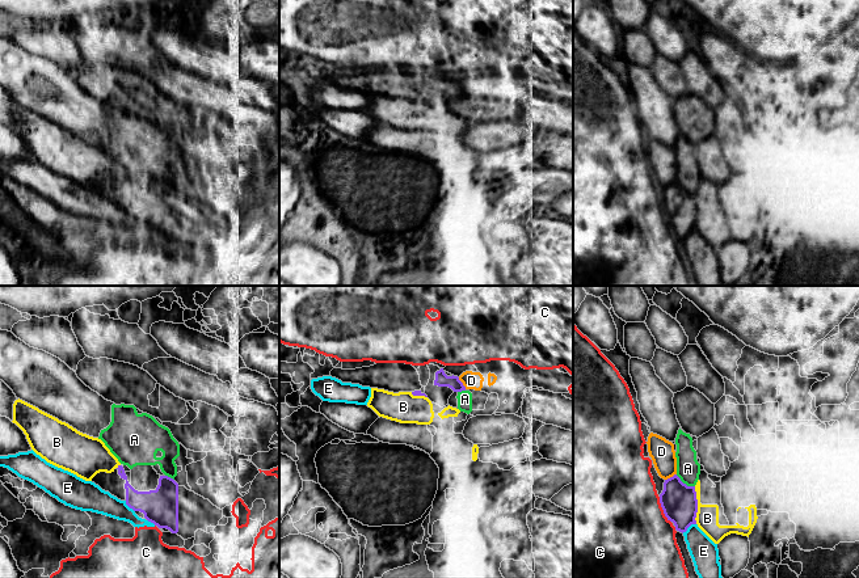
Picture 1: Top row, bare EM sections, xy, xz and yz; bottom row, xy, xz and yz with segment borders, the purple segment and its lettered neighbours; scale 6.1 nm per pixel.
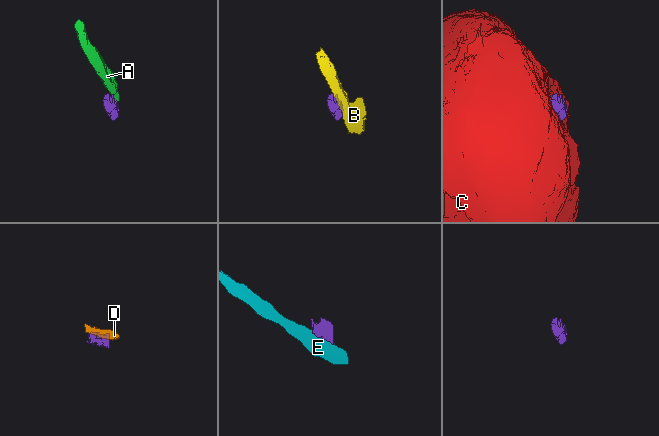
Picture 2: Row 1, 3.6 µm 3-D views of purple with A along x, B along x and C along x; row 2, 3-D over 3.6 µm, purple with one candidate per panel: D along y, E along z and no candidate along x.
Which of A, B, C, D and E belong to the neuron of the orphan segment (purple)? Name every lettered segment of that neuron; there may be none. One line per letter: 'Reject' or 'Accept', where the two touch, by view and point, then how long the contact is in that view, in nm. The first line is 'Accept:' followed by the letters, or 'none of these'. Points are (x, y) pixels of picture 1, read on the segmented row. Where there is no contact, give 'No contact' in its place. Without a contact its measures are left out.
Accept: none of these
A: Reject. Touches purple at yz (685, 484). Shared border 140 nm
B: Reject. Touches purple at yz (697, 505). Shared border 240 nm
C: Reject. Touches purple at yz (662, 509). Shared border 180 nm
D: Reject. Touches purple at xz (462, 383). Shared border 90 nm
E: Reject. Touches purple at yz (689, 526). Shared border 110 nm

